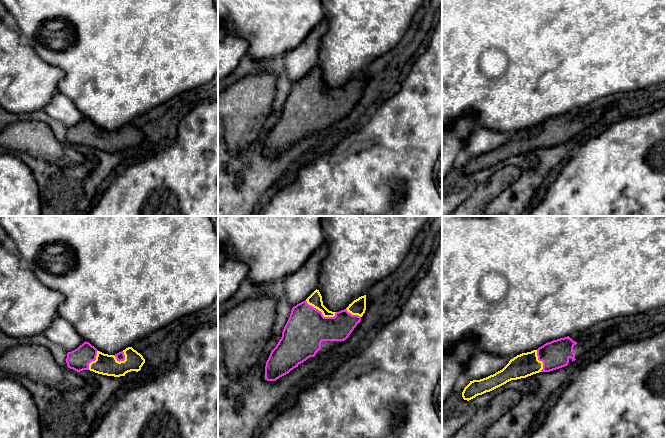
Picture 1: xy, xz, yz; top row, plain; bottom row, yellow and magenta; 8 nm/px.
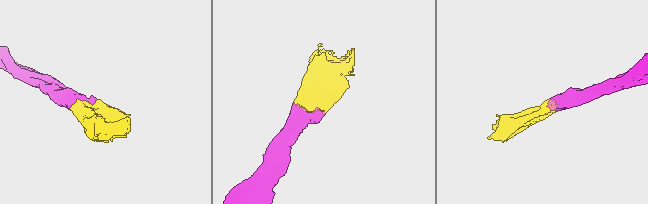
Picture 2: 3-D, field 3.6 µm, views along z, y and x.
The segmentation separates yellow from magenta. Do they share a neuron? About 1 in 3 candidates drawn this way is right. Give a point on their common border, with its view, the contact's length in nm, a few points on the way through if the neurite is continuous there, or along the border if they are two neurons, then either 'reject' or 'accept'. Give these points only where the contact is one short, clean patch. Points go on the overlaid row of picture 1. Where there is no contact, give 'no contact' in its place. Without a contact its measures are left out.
xz (321, 311) | 280 nm | accept

